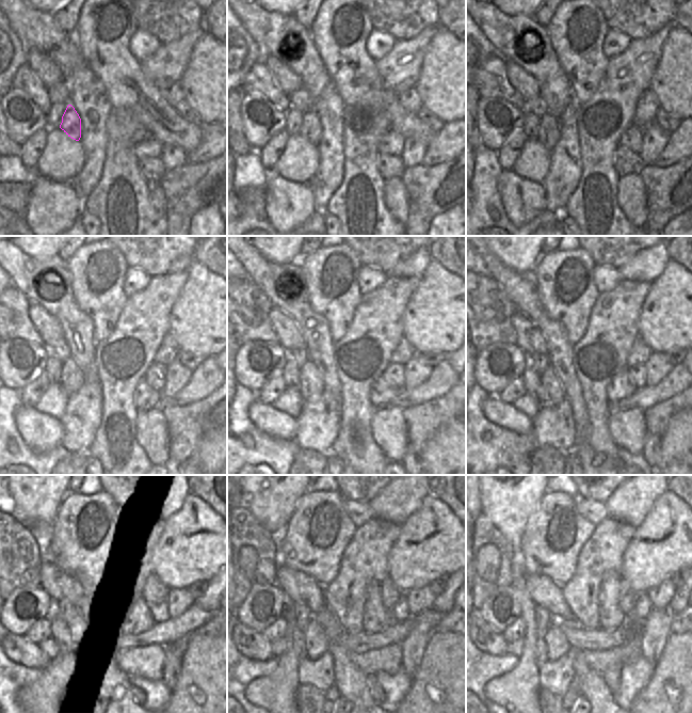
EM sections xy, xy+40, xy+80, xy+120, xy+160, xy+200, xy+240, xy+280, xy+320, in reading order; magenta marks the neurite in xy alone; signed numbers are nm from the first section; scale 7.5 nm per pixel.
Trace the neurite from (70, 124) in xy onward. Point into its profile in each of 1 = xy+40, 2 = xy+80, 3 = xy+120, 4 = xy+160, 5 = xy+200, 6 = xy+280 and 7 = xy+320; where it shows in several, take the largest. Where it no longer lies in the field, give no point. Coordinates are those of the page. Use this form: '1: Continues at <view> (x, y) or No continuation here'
1: Continues at xy+40 (310, 128)
2: Continues at xy+80 (549, 131)
3: Continues at xy+120 (71, 378)
4: Continues at xy+160 (311, 385)
5: Continues at xy+200 (550, 393)
6: Continues at xy+280 (316, 642)
7: Continues at xy+320 (557, 646)

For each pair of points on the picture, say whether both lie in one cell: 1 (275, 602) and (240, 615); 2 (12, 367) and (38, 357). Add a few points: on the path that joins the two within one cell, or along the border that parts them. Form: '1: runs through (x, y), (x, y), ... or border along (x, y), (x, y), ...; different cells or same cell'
1: runs through (270, 599), (254, 615), (250, 615); same cell
2: runs through (18, 362), (32, 359); same cell

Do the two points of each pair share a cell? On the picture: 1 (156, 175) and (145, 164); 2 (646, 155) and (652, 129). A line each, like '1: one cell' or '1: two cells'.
1: one cell
2: one cell

